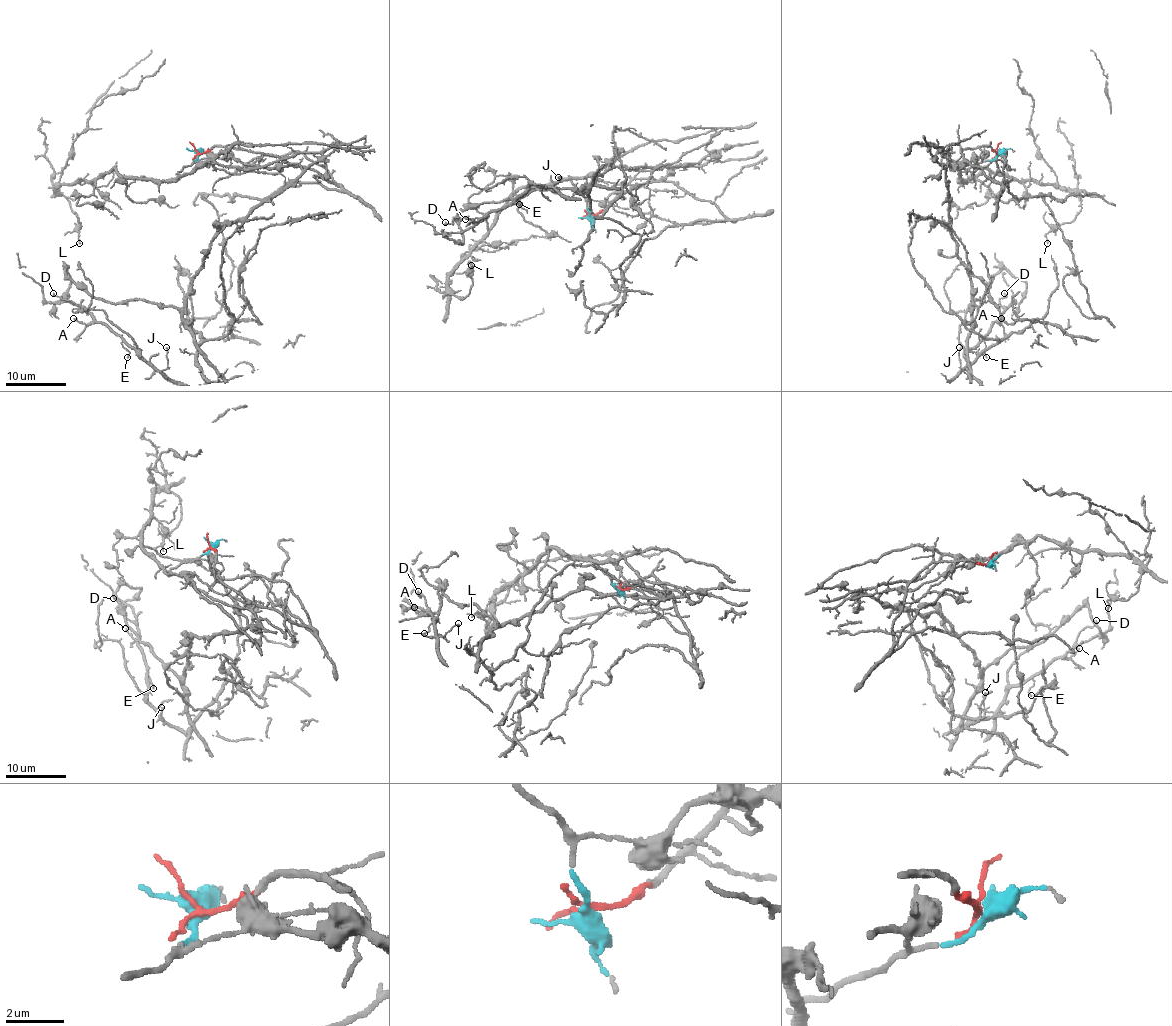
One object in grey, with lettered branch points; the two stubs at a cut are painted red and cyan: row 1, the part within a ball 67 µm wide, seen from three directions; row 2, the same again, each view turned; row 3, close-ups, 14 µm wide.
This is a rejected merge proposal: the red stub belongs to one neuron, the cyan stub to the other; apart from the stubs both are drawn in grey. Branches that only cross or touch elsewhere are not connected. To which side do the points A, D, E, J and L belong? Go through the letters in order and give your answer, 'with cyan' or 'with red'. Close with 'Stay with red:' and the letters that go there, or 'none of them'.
A: with red
D: with red
E: with red
J: with red
L: with cyan
Stay with red: A, D, E, J

